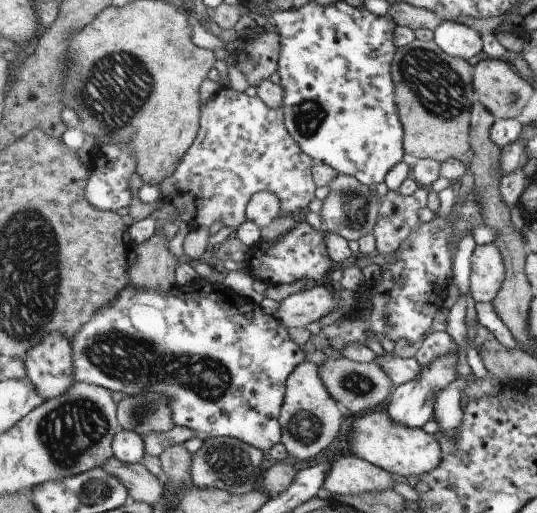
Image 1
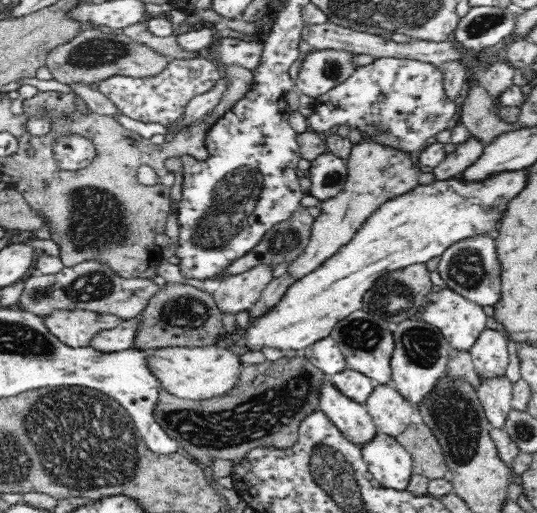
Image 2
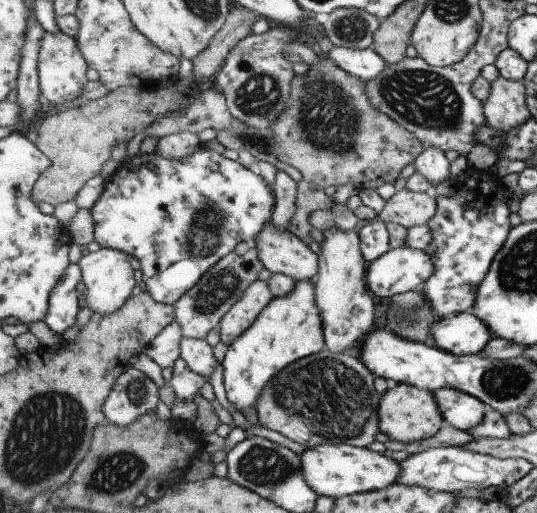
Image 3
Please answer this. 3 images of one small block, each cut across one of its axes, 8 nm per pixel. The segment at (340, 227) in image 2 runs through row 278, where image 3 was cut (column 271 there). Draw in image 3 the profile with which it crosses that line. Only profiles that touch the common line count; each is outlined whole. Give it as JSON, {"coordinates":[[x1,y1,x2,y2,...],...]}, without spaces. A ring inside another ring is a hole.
{"coordinates":[[257,280,247,288,243,298,227,312,223,318,220,330,222,343,231,346,235,340,239,340,245,332,257,322,265,308,269,308,275,300,270,285,265,280]]}

